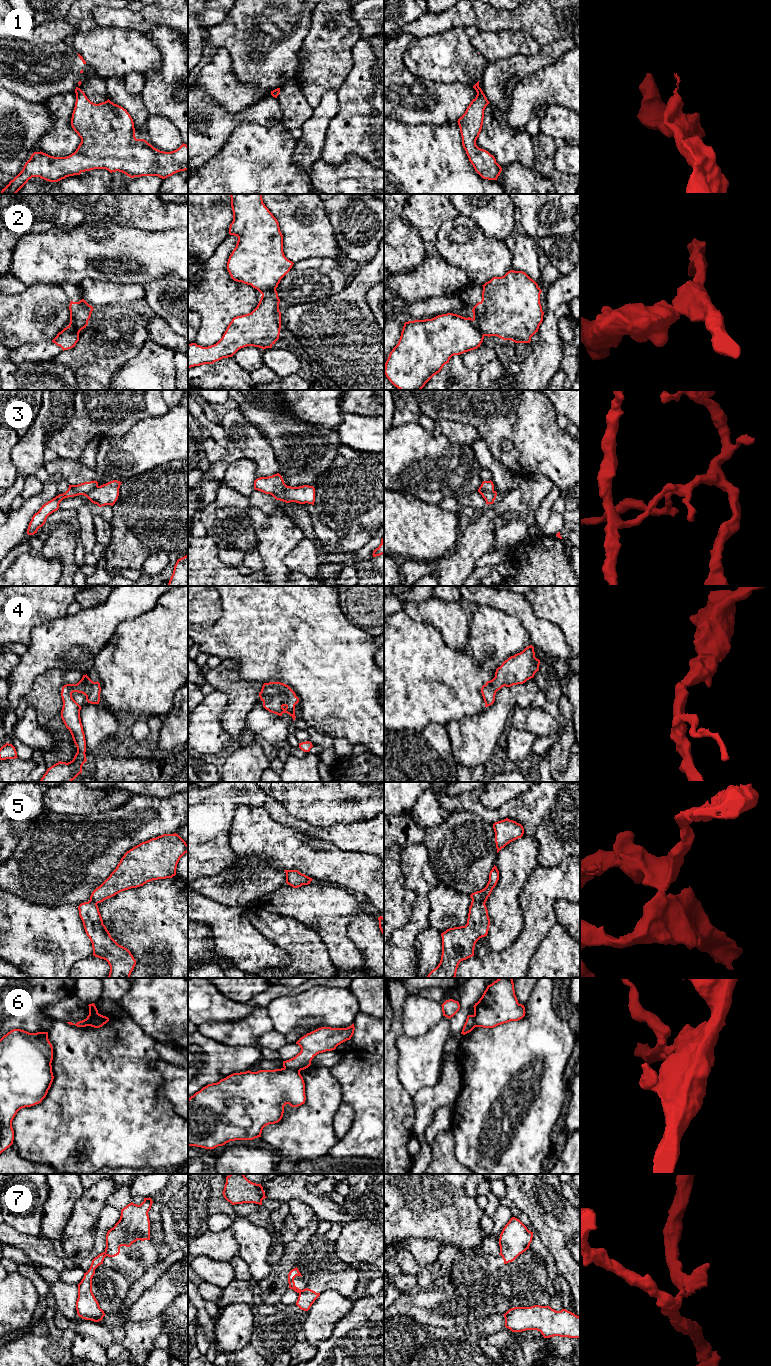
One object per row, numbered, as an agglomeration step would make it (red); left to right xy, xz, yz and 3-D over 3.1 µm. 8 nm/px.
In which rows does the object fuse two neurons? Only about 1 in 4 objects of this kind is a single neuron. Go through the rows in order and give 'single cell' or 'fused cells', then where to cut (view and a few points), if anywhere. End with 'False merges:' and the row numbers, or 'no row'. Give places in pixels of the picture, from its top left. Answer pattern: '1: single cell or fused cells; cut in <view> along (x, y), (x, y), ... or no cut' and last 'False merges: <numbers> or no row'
1: fused cells; cut in yz along (480, 88), (476, 91)
2: fused cells; cut in yz along (472, 319), (484, 335)
3: fused cells; cut in xz along (287, 486), (283, 492), (272, 495)
4: single cell; no cut
5: fused cells; cut in yz along (472, 900), (484, 904)
6: fused cells; cut in xz along (284, 1067), (299, 1072)
7: fused cells; cut in xy along (104, 1252), (105, 1256)
False merges: 1, 2, 3, 5, 6, 7

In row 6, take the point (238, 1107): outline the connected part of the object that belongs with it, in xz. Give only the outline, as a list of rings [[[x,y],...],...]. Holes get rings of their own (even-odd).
[[[281,1068],[233,1073],[188,1099],[188,1146],[211,1150],[230,1141],[261,1137],[265,1126],[282,1119],[286,1104],[298,1107],[305,1100],[305,1083],[299,1071]]]

